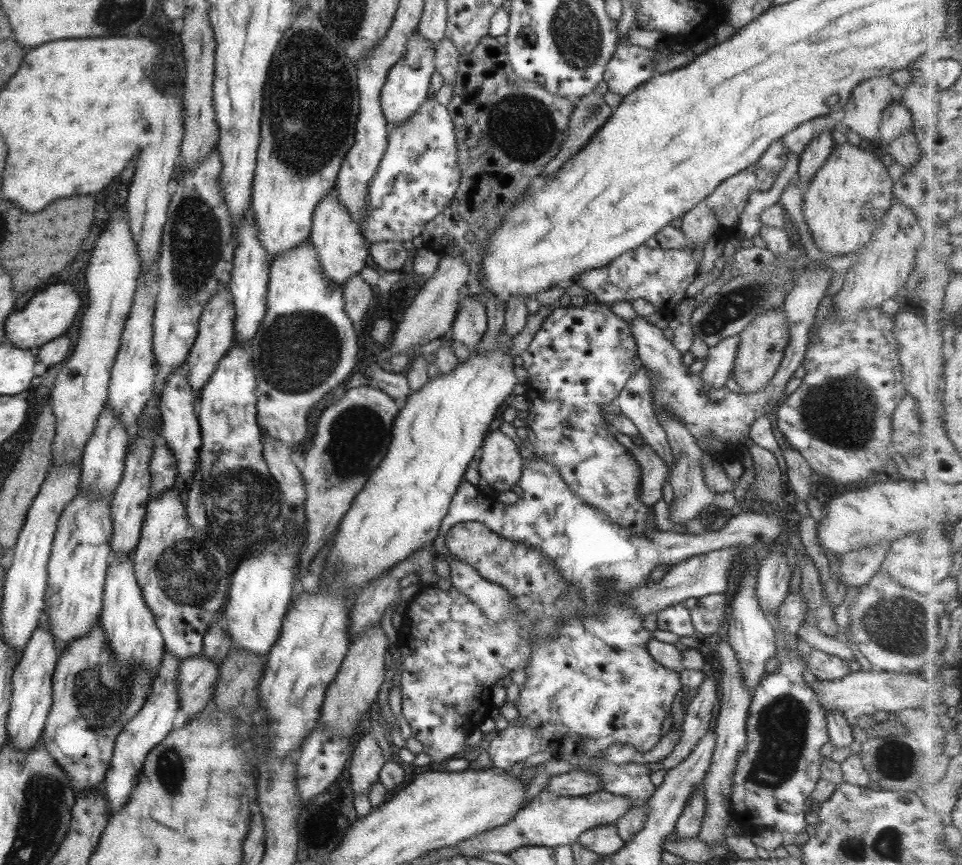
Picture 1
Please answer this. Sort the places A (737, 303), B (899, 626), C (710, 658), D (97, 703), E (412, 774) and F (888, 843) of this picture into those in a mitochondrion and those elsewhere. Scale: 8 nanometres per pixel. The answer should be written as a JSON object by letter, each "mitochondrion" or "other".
{"A":"mitochondrion","B":"mitochondrion","C":"other","D":"mitochondrion","E":"other","F":"mitochondrion"}

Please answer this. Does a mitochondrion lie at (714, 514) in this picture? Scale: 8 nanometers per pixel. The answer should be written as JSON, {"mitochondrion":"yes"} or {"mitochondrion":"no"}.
{"mitochondrion":"no"}

